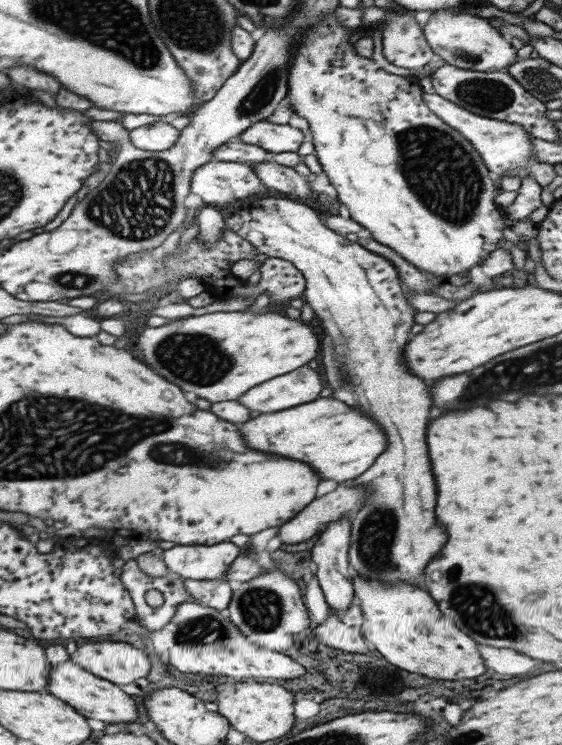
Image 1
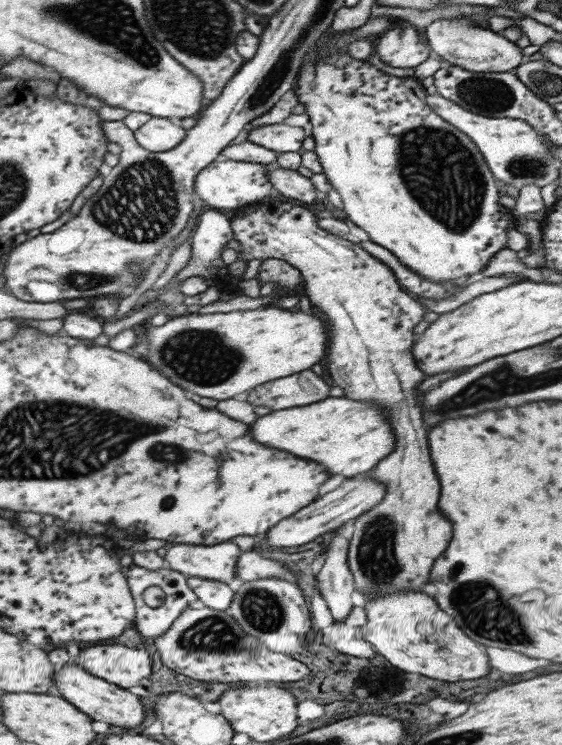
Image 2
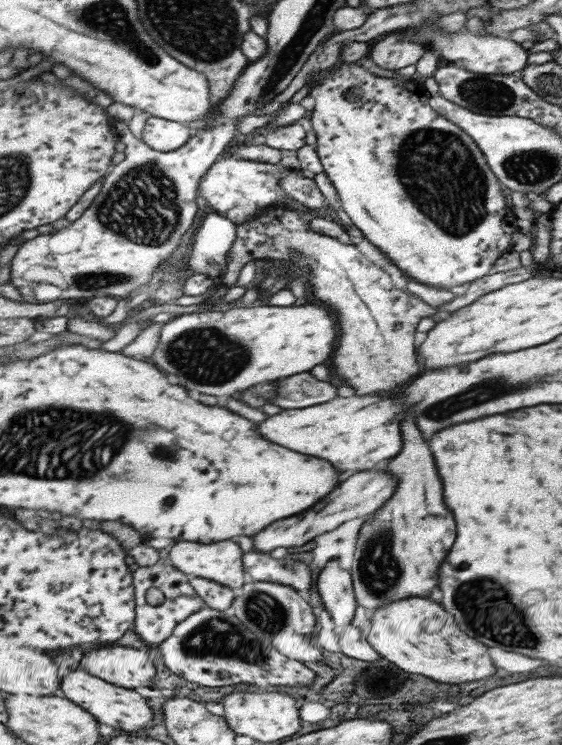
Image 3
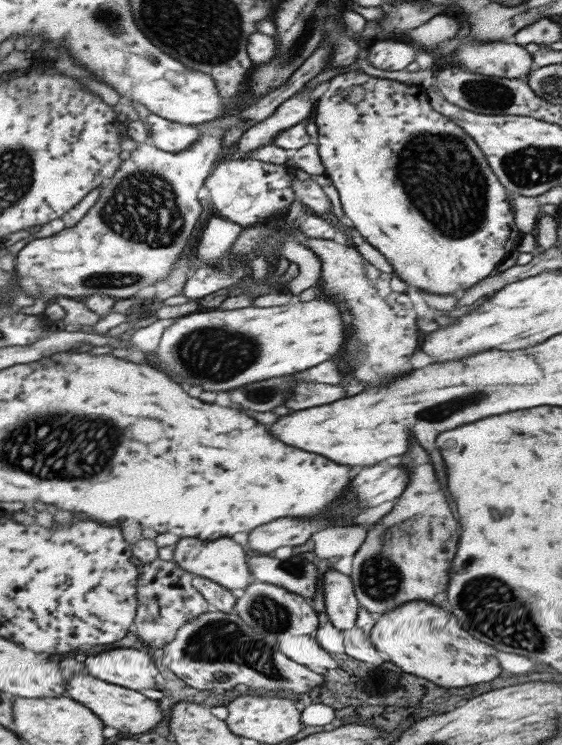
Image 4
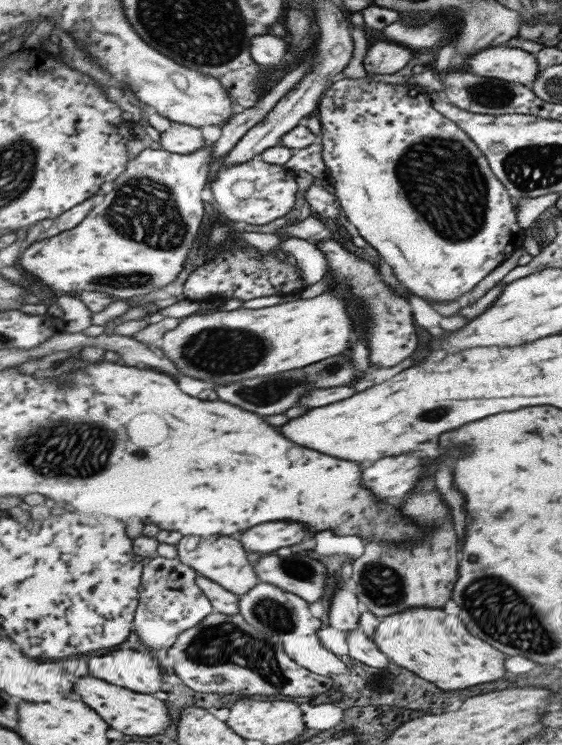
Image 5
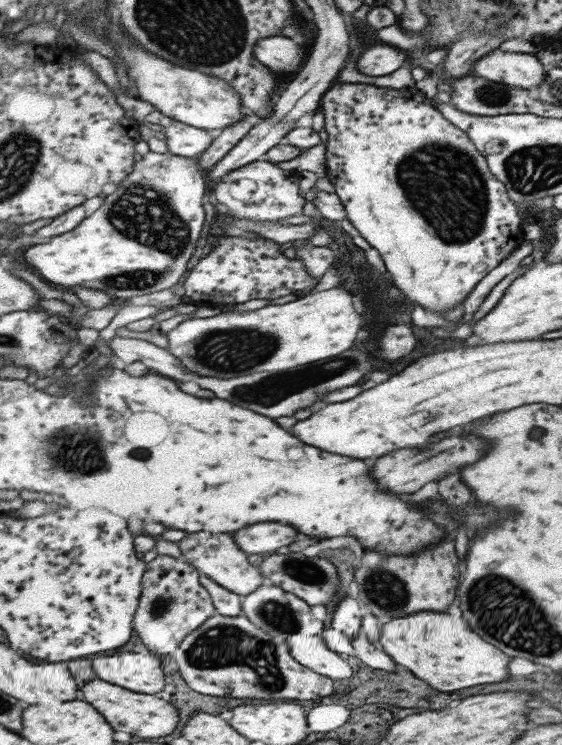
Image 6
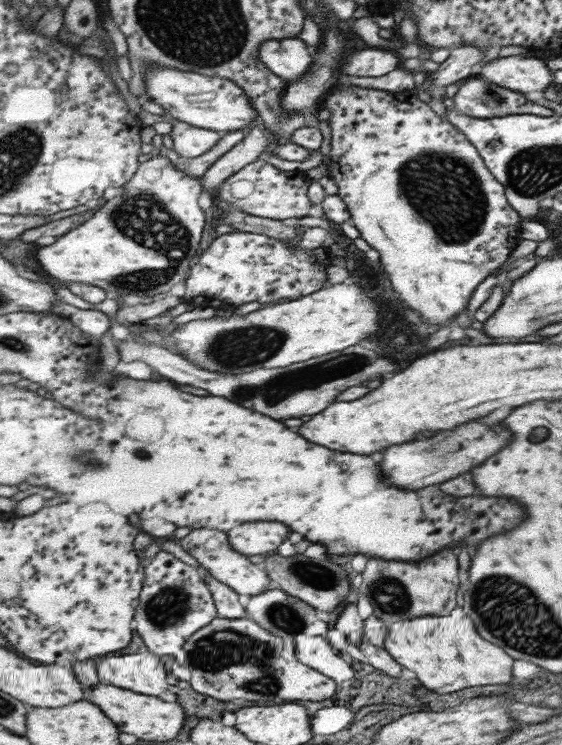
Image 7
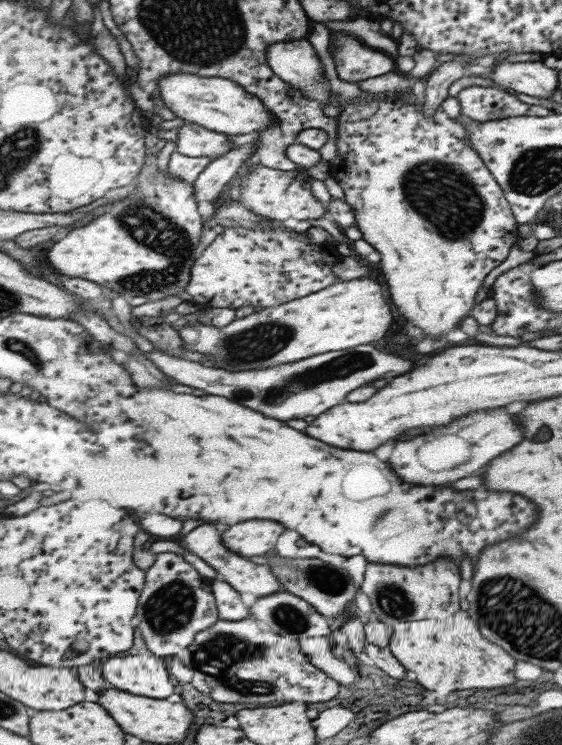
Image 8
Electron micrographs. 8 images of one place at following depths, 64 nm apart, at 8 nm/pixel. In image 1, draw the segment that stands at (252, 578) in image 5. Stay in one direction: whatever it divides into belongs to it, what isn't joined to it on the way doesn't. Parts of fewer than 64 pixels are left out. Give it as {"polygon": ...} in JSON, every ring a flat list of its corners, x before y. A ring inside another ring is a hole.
{"polygon":[[230,541,211,546,174,545,163,550,161,559,168,572,175,572,184,580,223,580,227,566,242,552]]}

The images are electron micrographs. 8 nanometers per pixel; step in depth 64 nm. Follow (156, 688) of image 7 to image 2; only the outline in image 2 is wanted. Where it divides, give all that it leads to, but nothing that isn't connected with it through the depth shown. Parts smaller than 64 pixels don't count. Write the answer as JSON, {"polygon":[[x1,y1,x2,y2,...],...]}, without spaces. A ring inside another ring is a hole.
{"polygon":[[113,643,83,648,73,662,105,682,127,689,147,683,152,667,149,658,145,650]]}

